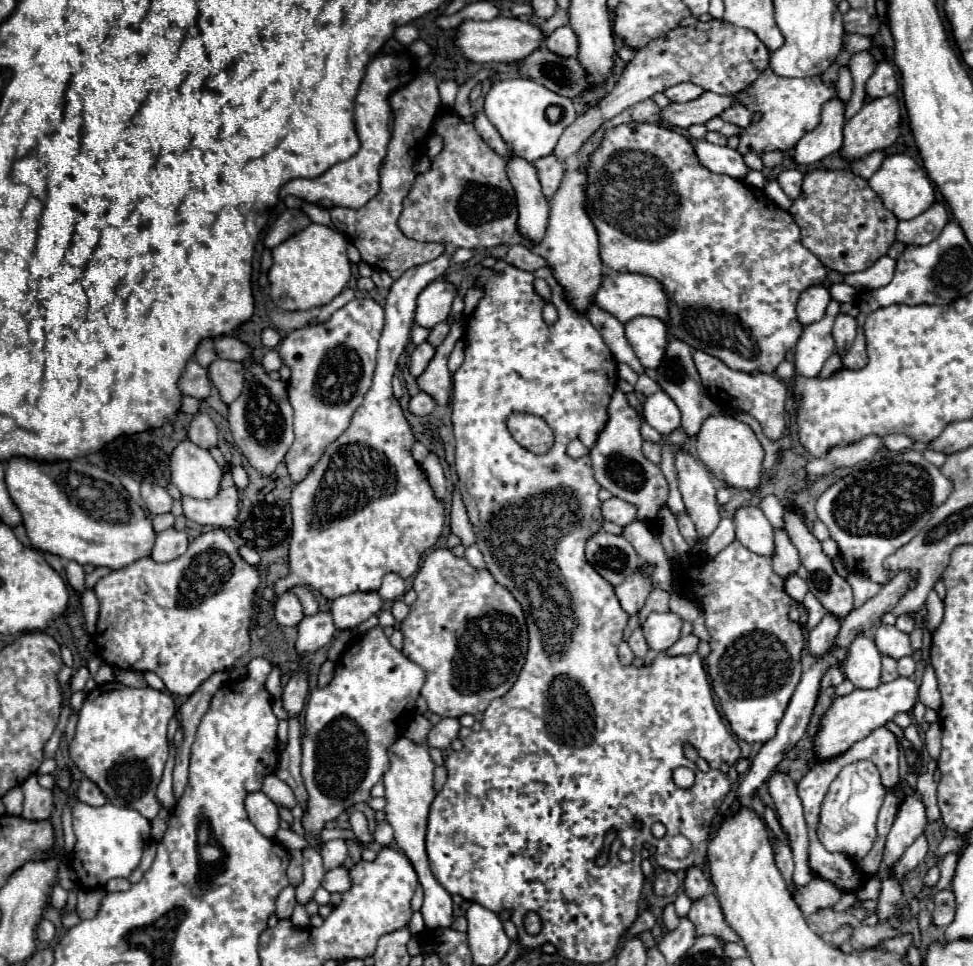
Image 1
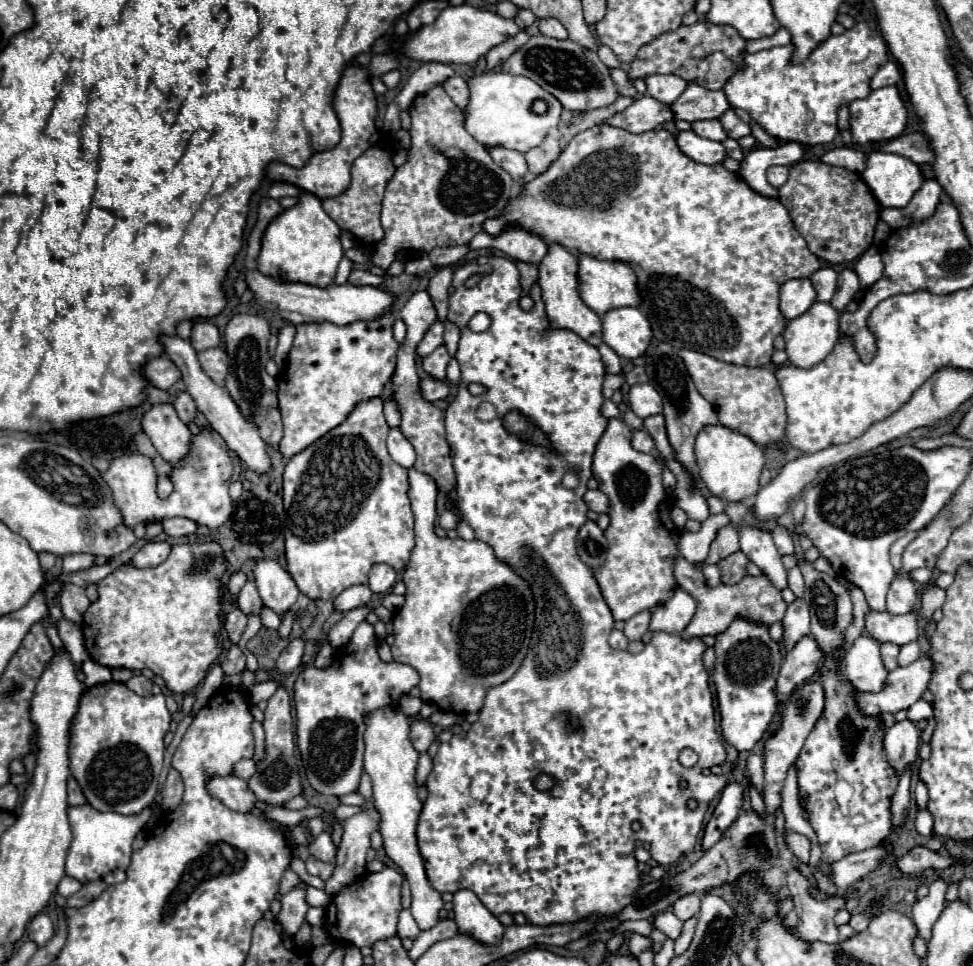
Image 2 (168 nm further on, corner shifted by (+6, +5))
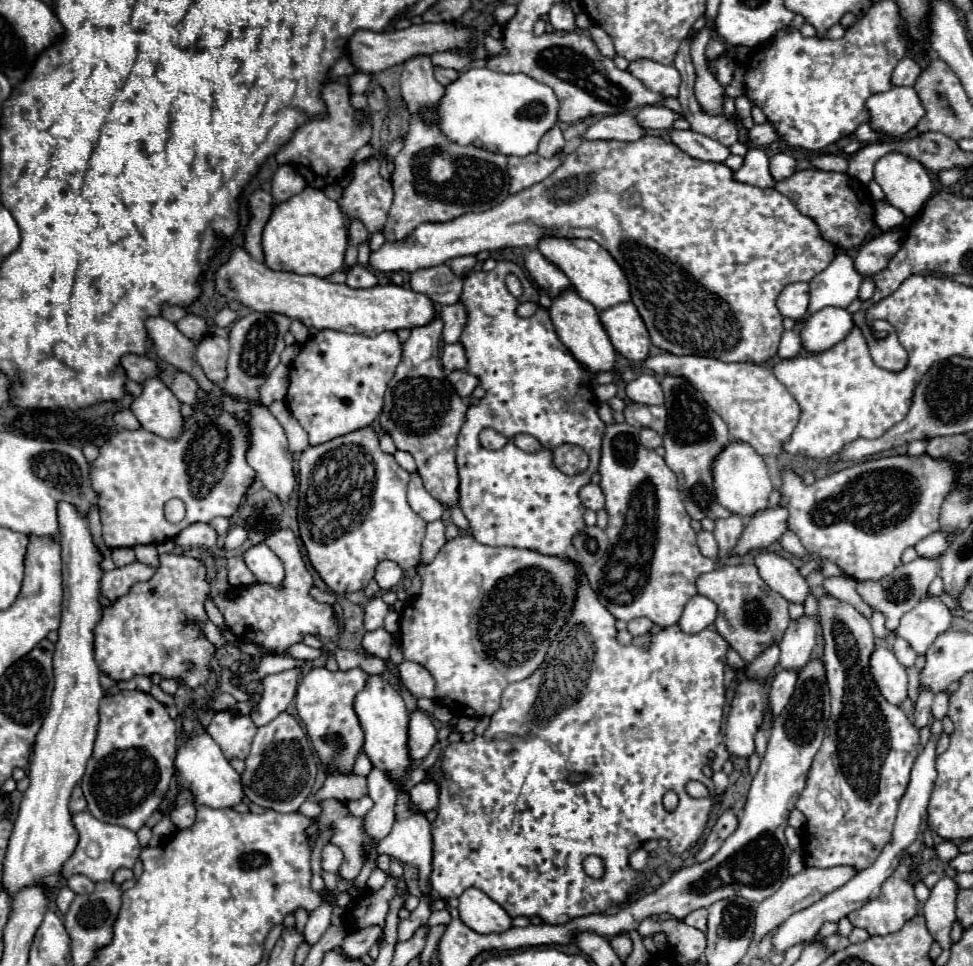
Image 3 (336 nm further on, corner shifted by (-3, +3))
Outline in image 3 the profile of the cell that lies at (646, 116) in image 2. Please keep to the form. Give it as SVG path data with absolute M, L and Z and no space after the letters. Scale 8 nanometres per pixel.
M614 114L596 120L582 134L582 140L620 140L634 142L644 136L644 128L636 122L634 114Z

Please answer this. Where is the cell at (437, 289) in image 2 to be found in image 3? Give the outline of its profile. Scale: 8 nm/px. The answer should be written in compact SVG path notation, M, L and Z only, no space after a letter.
M460 256L460 258L450 260L448 264L450 264L450 268L452 268L458 276L466 276L468 272L472 272L472 270L476 268L478 260L476 260L476 256Z

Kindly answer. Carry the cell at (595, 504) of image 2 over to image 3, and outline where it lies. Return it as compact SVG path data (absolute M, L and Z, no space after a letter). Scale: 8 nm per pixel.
M592 482L586 484L578 492L578 496L580 496L580 502L584 508L590 508L590 510L602 510L604 508L604 494L602 494L598 484L592 484Z

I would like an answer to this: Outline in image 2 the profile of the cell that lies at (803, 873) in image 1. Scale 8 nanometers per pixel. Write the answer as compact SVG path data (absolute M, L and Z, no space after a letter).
M789 868L785 874L789 894L795 902L795 910L799 916L797 934L803 940L819 940L827 944L839 942L839 930L835 924L835 914L845 908L847 900L841 896L833 896L827 900L815 900L809 894L809 880L803 876L799 868Z

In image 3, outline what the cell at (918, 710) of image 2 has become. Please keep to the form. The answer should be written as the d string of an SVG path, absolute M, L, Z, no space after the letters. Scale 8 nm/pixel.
M942 690L942 692L936 694L934 704L932 704L934 718L944 718L946 716L946 712L948 712L948 700L950 700L950 694L946 690Z

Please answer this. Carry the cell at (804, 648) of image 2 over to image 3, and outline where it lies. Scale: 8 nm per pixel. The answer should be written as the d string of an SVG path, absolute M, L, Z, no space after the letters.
M782 670L774 676L774 680L770 684L770 694L768 694L768 708L770 708L774 718L790 702L790 696L792 696L794 684L796 684L796 676L798 676L798 670L790 670L790 672Z

